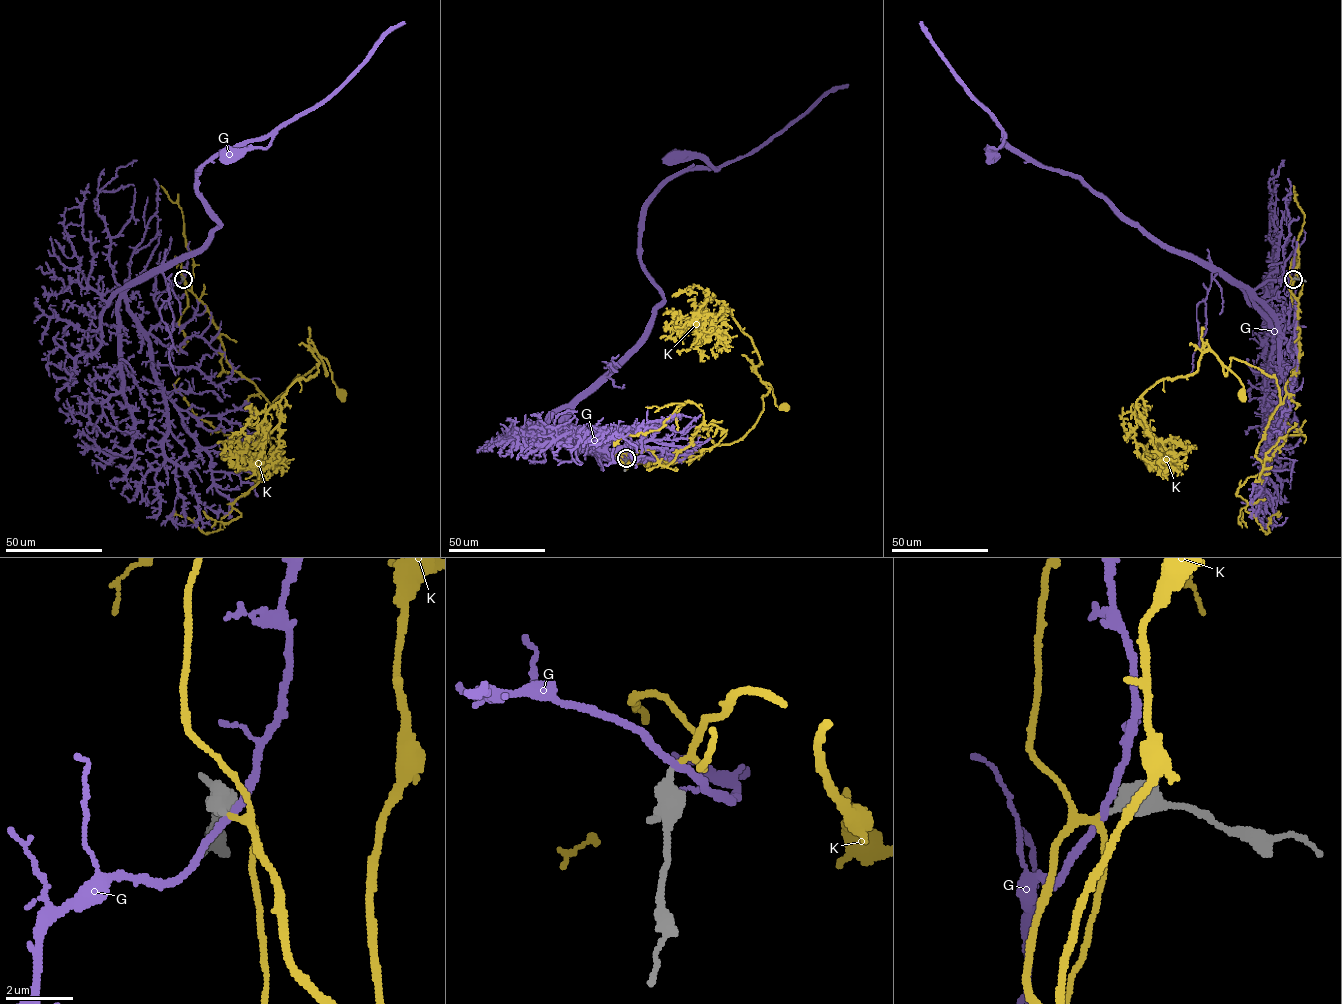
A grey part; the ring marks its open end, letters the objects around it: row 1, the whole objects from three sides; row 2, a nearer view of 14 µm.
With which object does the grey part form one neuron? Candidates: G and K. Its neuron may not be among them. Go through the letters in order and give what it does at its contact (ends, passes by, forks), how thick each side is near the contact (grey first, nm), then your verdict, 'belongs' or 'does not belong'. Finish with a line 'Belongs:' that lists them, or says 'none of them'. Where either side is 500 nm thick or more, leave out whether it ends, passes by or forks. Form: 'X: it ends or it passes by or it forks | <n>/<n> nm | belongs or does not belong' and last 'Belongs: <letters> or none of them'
G: it passes by | 400/220 nm | does not belong
K: it passes by | 340/150 nm | belongs
Belongs: K

